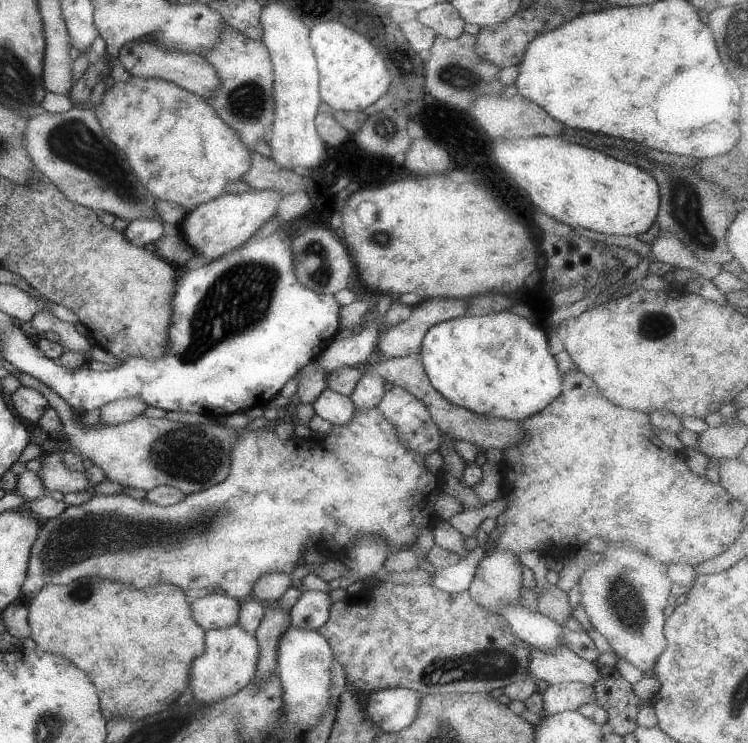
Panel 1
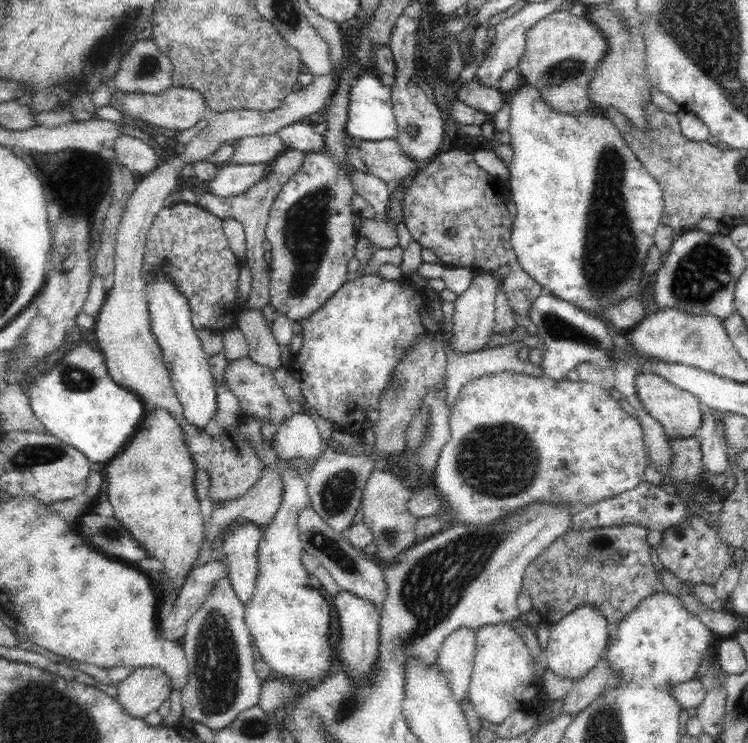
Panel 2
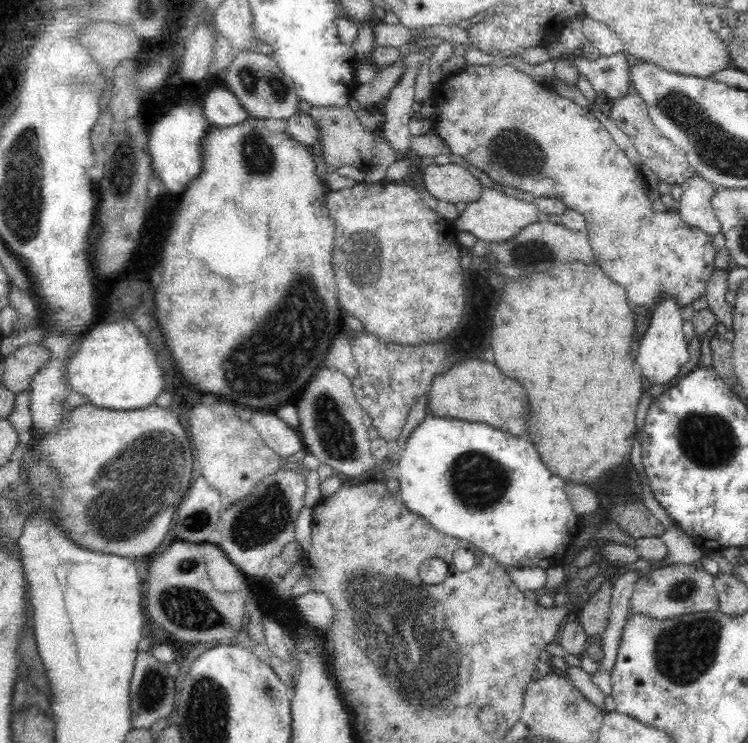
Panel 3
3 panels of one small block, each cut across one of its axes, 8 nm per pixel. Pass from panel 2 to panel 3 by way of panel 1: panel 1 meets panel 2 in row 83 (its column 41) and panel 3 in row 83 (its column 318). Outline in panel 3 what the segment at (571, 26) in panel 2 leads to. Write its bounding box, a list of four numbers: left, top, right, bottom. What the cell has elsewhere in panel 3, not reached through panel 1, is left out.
[432,62,717,308]

